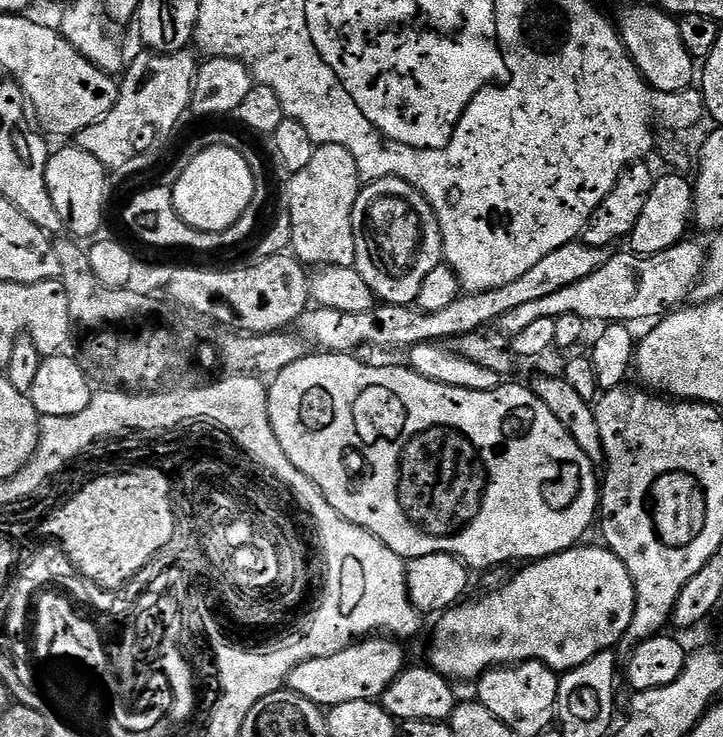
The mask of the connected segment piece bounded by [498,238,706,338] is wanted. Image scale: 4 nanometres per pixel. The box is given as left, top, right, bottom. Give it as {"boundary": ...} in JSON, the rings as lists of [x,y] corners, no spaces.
{"boundary":[[[685,238],[679,244],[675,244],[670,250],[662,250],[662,254],[653,256],[635,256],[631,250],[617,251],[590,278],[582,278],[582,282],[573,282],[570,286],[558,290],[555,294],[549,294],[547,298],[537,298],[535,302],[529,302],[510,310],[498,321],[499,331],[511,338],[518,334],[525,326],[530,326],[537,318],[555,318],[562,314],[578,314],[585,322],[600,320],[599,322],[633,322],[632,320],[655,321],[665,314],[677,309],[688,297],[691,297],[692,290],[700,281],[704,273],[704,261],[706,259],[705,249],[699,248],[692,241],[692,238]]]}

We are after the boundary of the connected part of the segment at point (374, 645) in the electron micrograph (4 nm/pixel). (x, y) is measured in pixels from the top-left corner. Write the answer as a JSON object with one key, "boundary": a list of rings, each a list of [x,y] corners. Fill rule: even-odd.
{"boundary":[[[373,634],[357,640],[338,654],[314,658],[310,662],[294,666],[294,670],[288,672],[287,687],[302,694],[302,698],[310,698],[310,702],[321,706],[359,700],[379,701],[390,686],[390,682],[394,682],[394,678],[398,678],[398,674],[406,667],[404,648],[400,644],[403,643],[384,634]]]}

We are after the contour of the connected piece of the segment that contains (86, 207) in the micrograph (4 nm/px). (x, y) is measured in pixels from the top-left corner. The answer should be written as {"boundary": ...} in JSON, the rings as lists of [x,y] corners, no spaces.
{"boundary":[[[75,146],[60,148],[51,153],[46,166],[46,186],[50,194],[50,202],[54,202],[54,210],[62,218],[65,229],[73,237],[88,236],[92,238],[104,224],[104,207],[108,204],[108,169],[94,158],[94,154],[86,154],[86,150]]]}

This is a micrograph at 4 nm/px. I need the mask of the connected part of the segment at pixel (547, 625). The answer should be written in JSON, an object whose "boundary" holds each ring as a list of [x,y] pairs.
{"boundary":[[[584,542],[577,547],[567,548],[566,551],[559,552],[553,556],[525,563],[521,567],[524,569],[517,576],[510,577],[501,588],[496,588],[493,592],[488,592],[485,596],[478,597],[477,600],[471,600],[471,598],[465,599],[463,602],[449,608],[447,612],[437,619],[440,621],[437,622],[436,629],[432,632],[432,649],[428,652],[427,663],[435,672],[442,673],[453,682],[472,679],[472,681],[475,681],[492,668],[523,664],[525,660],[537,660],[546,665],[546,667],[551,668],[553,672],[563,674],[571,671],[572,668],[580,667],[583,663],[589,662],[590,658],[594,658],[599,652],[615,649],[630,626],[630,618],[634,618],[634,610],[636,609],[634,582],[626,570],[622,558],[618,558],[618,554],[614,554],[611,548],[601,546],[599,543],[597,543],[598,545],[588,543]]]}

